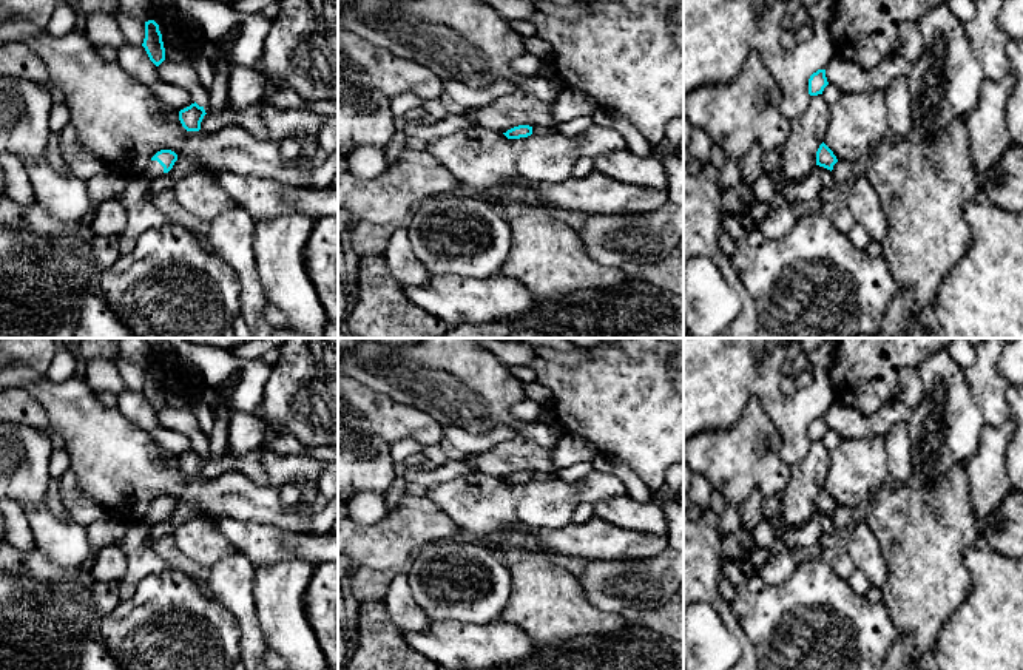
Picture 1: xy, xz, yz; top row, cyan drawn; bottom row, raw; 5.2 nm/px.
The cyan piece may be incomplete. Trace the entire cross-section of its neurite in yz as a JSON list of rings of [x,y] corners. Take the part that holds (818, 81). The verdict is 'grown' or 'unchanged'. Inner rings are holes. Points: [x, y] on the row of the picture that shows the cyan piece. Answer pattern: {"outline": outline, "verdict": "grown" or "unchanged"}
{"outline": [[[818,69],[809,79],[809,94],[818,96],[822,94],[824,88],[829,85],[825,77],[825,69]]], "verdict": "unchanged"}

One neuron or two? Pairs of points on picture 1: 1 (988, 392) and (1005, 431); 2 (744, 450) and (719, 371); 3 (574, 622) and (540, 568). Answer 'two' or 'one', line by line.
1: two
2: two
3: one

